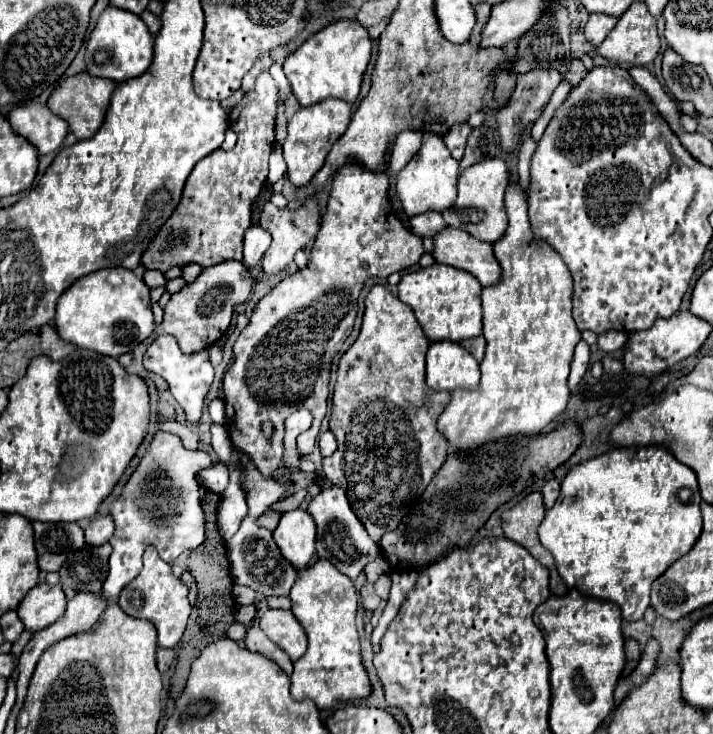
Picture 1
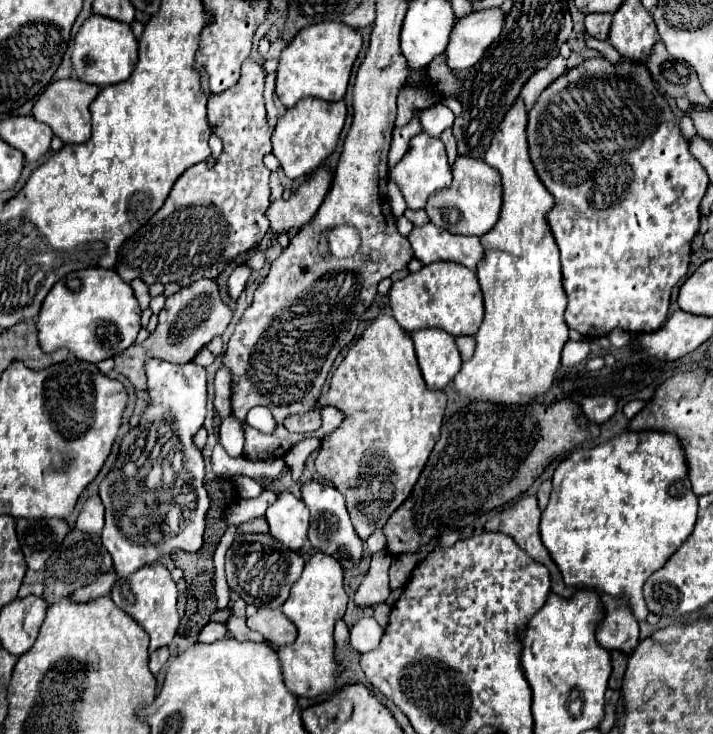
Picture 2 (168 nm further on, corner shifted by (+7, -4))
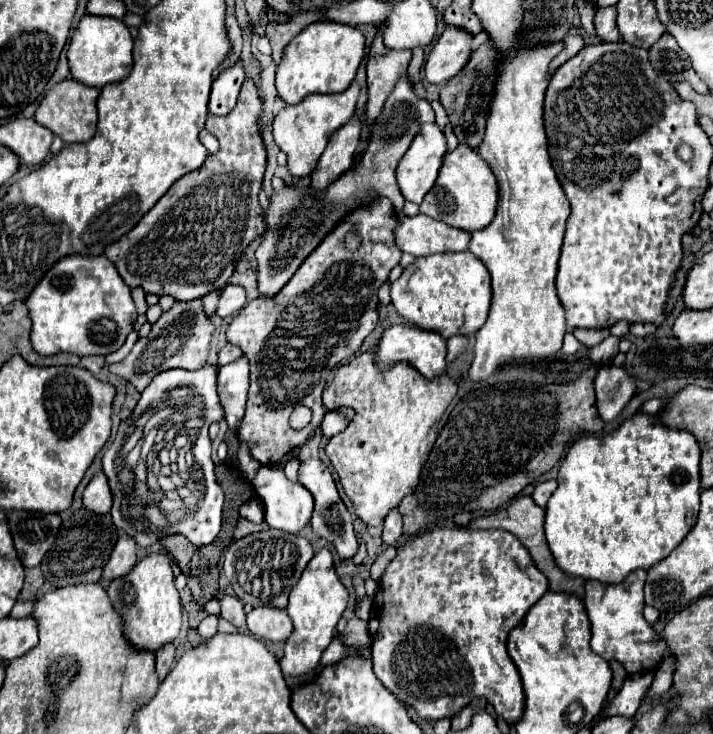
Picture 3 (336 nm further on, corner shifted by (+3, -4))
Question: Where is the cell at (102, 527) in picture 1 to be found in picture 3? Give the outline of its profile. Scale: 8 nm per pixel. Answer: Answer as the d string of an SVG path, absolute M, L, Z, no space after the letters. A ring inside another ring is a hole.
M98 472L84 490L84 508L94 514L108 514L112 508L112 494L104 472Z

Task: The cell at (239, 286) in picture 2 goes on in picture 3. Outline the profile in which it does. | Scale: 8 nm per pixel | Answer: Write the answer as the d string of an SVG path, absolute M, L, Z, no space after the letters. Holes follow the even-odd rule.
M228 284L222 290L216 314L222 316L222 318L234 316L234 314L238 314L244 308L244 304L246 304L246 292L244 292L244 288L236 286L236 284Z

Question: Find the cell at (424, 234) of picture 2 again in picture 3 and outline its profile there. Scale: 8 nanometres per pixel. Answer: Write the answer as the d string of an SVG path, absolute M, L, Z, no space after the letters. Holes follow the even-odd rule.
M424 214L412 218L406 216L406 220L398 224L396 232L398 248L416 258L442 252L466 252L470 248L470 240L470 232L430 220Z

